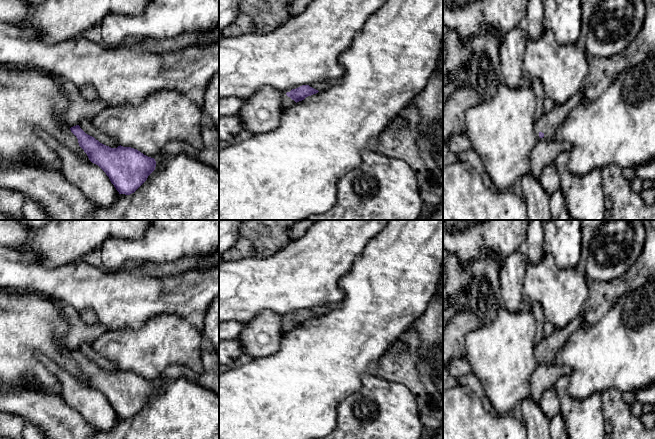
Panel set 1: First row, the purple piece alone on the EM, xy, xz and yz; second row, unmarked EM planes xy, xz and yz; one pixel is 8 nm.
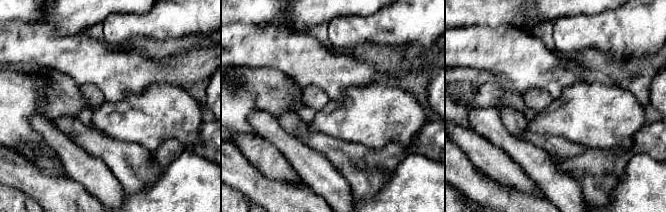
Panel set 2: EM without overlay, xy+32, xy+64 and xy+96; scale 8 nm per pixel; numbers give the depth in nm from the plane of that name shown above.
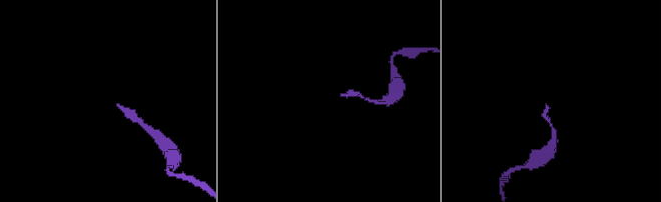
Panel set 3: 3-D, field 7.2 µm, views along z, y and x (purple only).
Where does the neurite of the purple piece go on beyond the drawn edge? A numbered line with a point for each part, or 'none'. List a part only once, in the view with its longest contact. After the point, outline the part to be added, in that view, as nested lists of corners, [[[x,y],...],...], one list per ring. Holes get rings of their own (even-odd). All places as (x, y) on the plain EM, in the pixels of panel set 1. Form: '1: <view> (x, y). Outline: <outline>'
1: xz (286, 326). Outline: [[[284,314],[282,315],[282,322],[281,322],[281,333],[282,335],[286,334],[287,332],[293,330],[296,326],[292,324],[290,321],[286,319],[287,316],[291,314]]]

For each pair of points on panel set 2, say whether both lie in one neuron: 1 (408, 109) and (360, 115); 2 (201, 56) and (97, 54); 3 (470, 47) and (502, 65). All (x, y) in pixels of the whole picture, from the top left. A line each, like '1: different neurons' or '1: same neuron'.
1: same neuron
2: same neuron
3: same neuron

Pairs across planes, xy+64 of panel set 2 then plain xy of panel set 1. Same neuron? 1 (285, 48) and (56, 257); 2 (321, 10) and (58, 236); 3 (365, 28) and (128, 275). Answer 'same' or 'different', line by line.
1: different
2: same
3: different

